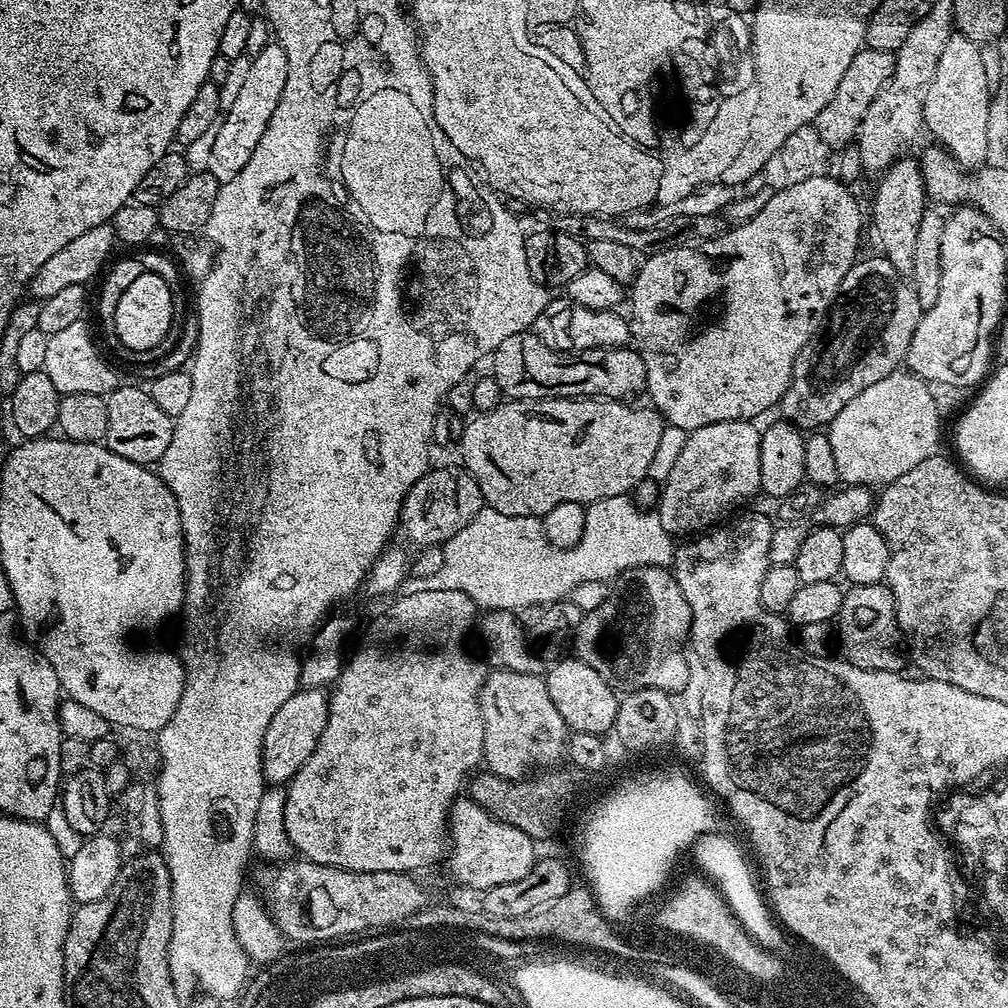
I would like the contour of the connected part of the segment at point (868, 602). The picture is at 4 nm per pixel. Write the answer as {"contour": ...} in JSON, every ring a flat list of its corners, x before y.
{"contour":[[887,583,853,584,845,591,838,617,838,652,843,659,862,670,900,672,904,660,906,664,905,649,896,645,901,640,896,599]]}

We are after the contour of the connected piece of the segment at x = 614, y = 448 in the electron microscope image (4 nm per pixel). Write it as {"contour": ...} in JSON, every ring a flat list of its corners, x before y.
{"contour":[[559,396,549,400,509,400,505,399,494,410,473,415,464,433,460,436,459,463,478,482,478,490,482,490,485,505,496,512,510,514,511,516,534,516,543,518,548,511,553,510,559,503,574,502,585,506,598,502,602,498,615,496,628,496,633,490,645,483,646,477,651,473,652,463,658,454,658,446,662,442,662,430,666,421,655,408,631,408,631,403,624,400,606,400,599,396]]}

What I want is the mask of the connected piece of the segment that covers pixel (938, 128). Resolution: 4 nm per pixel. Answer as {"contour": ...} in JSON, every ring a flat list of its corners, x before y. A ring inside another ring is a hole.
{"contour":[[959,34,952,35,946,46,942,46,934,82,930,82,930,90,926,90,924,128,932,131,936,139,933,141,961,166,980,166,987,158,986,126,990,117,991,96,987,92,982,52,977,41]]}

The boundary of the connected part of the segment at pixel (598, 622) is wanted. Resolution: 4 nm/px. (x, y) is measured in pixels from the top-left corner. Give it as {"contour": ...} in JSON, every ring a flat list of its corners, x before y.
{"contour":[[667,567,632,568,629,572,623,573,611,596,600,608,584,613,574,637,574,656,575,659,586,662,586,666,598,670,598,674,602,674,602,678,617,690,653,688,677,694,676,692,687,686,688,679,692,676,687,658,676,656,680,652,680,647,689,639,691,630,692,611,675,575]]}

